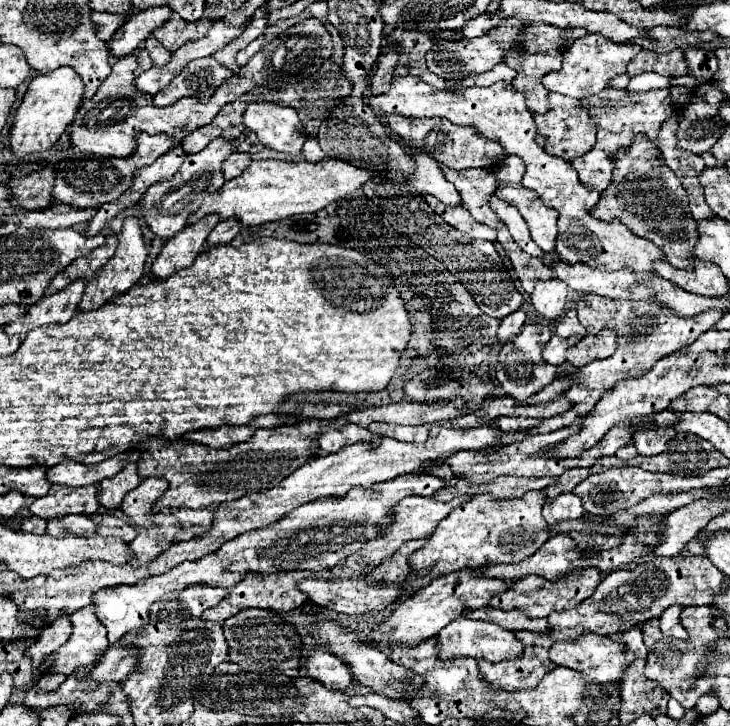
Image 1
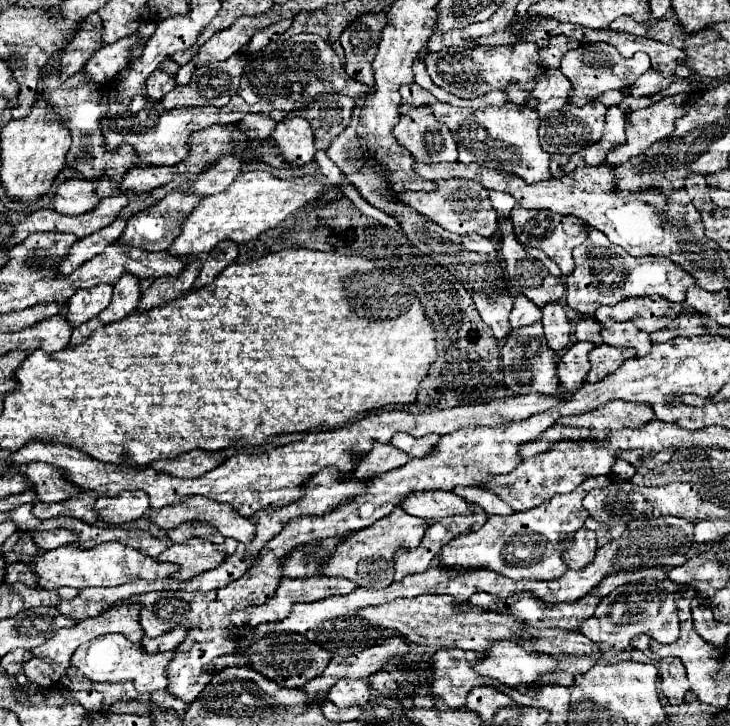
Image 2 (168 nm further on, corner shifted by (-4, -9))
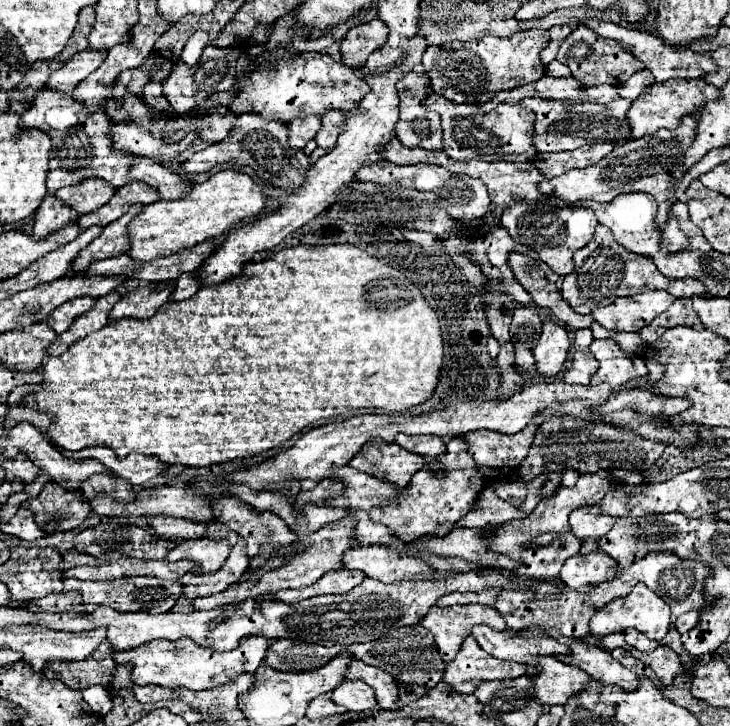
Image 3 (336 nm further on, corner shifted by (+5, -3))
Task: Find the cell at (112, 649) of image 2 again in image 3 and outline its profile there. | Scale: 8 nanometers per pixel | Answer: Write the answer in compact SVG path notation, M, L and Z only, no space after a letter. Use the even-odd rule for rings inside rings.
M183 637L177 641L169 639L155 639L149 641L141 647L127 649L127 651L117 651L113 649L113 661L117 665L131 665L131 681L135 685L149 685L157 683L169 689L175 687L187 687L187 689L211 689L217 685L223 685L227 679L233 679L239 671L255 671L267 651L267 639L263 637L251 637L251 639L241 639L239 645L233 651L227 653L215 653L209 649L199 647L191 639Z

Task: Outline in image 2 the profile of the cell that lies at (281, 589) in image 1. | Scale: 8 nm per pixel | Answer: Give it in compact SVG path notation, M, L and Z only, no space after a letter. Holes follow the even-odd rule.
M308 577L308 579L282 579L276 593L268 599L268 603L264 605L258 605L258 607L248 607L248 609L242 609L242 611L232 611L230 613L230 619L236 627L256 627L260 623L270 623L270 621L282 621L290 607L296 605L296 603L314 603L314 601L320 601L320 599L326 599L326 597L332 597L332 595L348 595L352 591L356 591L358 585L354 581L348 581L348 579L342 579L342 577Z

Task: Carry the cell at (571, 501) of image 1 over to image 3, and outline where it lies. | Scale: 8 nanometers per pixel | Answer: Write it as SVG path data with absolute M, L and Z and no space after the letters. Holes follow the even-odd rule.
M595 549L587 555L573 555L563 563L561 579L577 591L585 591L591 585L597 585L601 581L607 581L615 577L619 571L615 569L615 561L611 561L605 551Z

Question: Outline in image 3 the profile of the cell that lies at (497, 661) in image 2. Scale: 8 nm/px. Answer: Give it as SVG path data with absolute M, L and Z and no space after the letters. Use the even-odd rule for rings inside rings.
M539 655L537 665L529 667L535 701L539 705L563 705L575 691L579 691L589 675L579 667L561 663L557 657Z

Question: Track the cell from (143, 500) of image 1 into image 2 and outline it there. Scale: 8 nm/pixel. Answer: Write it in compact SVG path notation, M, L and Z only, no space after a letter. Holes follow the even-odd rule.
M192 497L172 507L150 509L148 519L160 529L174 529L180 523L208 523L222 537L234 537L244 545L252 543L256 535L256 525L252 525L248 517L236 513L232 505L216 503L206 497Z

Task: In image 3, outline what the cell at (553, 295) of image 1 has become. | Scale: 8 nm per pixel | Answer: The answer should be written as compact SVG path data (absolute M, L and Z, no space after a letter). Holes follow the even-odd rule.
M545 315L543 319L543 331L541 337L533 349L537 371L541 375L555 375L563 369L563 363L567 361L569 351L569 333L565 327L561 327L553 317Z

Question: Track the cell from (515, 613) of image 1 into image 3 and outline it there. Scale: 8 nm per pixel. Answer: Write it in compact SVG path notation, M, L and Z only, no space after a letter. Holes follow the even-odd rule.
M583 639L571 641L571 655L557 655L561 661L569 661L571 665L583 669L591 677L603 681L603 683L615 683L625 689L635 687L637 675L625 669L619 661L611 657L607 649L601 649L597 645L589 645Z

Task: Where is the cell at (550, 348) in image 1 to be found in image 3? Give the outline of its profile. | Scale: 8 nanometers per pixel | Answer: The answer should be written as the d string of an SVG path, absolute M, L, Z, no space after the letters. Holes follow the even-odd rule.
M579 329L575 331L573 339L573 355L569 361L569 367L563 371L563 381L565 383L579 383L579 385L589 385L591 371L595 371L597 363L595 357L587 351L593 335L589 329Z

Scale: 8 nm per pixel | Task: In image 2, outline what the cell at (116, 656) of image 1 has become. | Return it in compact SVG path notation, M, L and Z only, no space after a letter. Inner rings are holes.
M176 625L176 629L160 635L158 639L156 639L156 637L154 637L154 639L144 637L144 639L142 639L142 645L144 645L144 649L146 649L148 653L150 653L150 651L152 651L152 653L172 651L172 649L176 649L176 647L180 645L180 641L186 639L188 631L190 631L190 625Z

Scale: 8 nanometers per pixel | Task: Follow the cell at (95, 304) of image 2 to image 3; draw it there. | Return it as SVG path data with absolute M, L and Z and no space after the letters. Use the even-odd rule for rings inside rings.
M77 297L77 299L71 299L71 301L63 303L61 307L57 307L57 309L53 311L53 315L47 319L47 323L49 323L51 329L55 329L57 335L61 335L63 331L69 329L71 321L73 321L75 317L79 317L79 315L85 313L85 311L89 311L95 303L97 303L95 297Z

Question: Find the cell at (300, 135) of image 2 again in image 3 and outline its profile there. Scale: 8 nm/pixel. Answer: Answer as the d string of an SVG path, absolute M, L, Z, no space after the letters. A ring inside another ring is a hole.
M307 115L305 119L295 117L293 121L289 121L287 129L289 129L291 149L303 149L307 145L307 141L315 137L319 127L321 127L321 117L319 115Z

